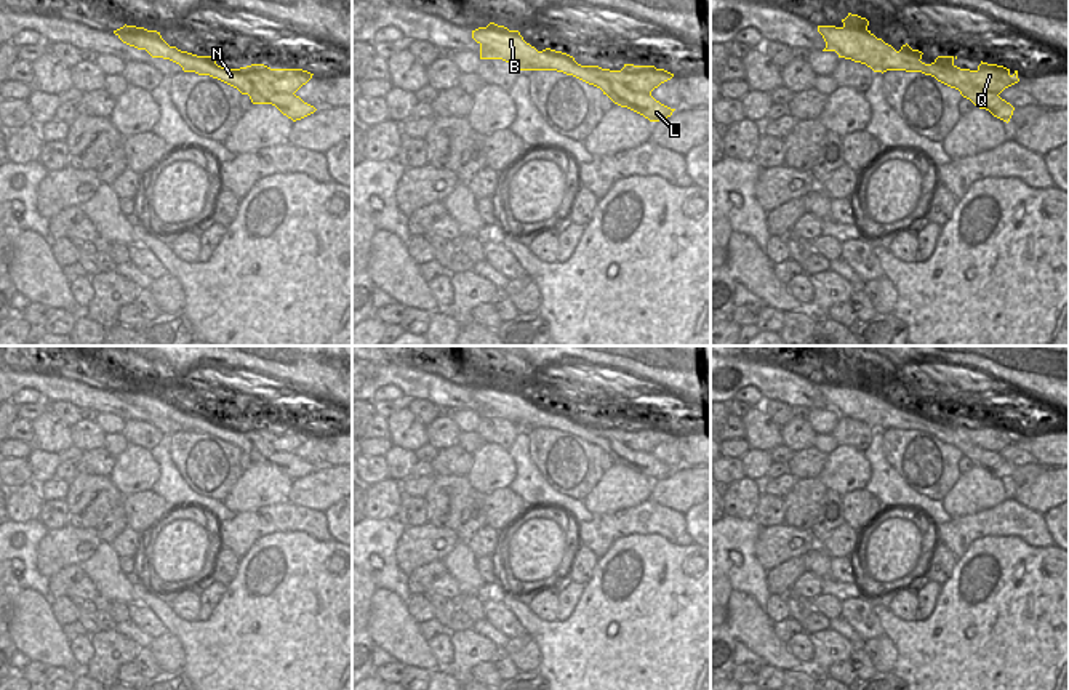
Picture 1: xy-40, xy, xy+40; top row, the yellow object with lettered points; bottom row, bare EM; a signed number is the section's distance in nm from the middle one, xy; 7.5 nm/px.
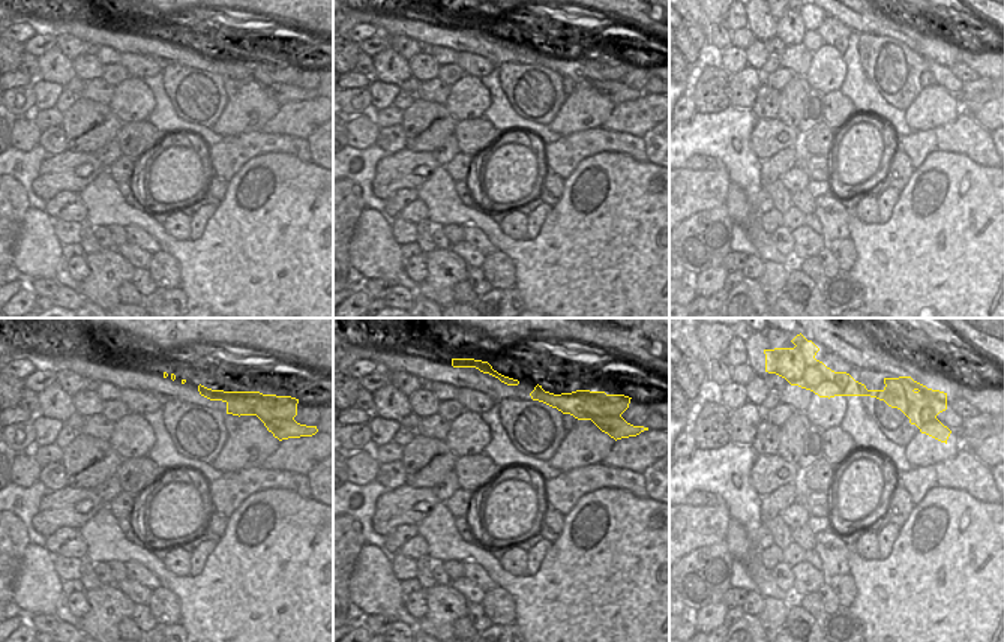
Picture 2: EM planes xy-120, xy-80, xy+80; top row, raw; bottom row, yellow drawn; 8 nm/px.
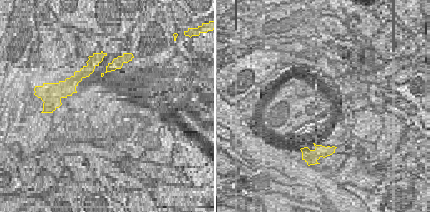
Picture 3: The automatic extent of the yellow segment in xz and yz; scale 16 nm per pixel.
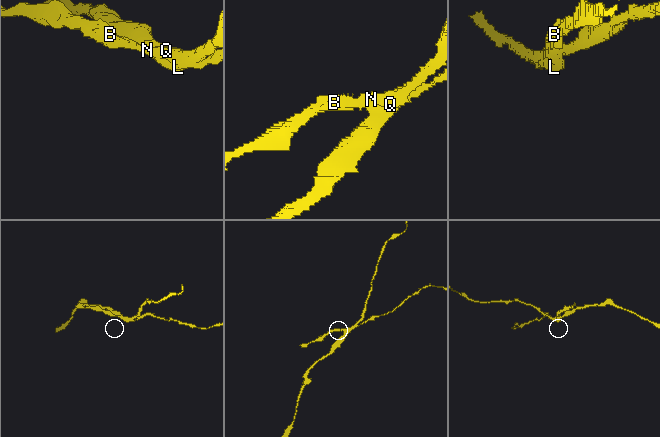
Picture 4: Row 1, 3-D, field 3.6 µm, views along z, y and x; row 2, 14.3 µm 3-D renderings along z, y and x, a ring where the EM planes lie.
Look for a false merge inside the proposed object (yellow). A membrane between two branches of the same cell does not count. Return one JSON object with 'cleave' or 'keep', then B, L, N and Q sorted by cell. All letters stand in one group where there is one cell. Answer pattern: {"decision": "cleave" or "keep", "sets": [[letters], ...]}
{"decision": "cleave", "sets": [["B", "L", "N"], ["Q"]]}

